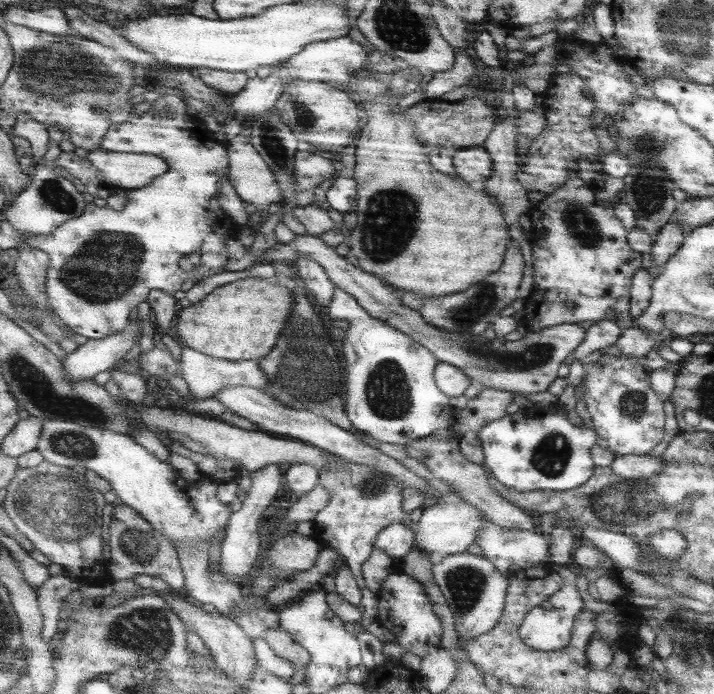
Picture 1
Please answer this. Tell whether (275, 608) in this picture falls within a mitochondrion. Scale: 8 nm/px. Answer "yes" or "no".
no

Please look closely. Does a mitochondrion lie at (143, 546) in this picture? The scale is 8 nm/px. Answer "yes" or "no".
yes

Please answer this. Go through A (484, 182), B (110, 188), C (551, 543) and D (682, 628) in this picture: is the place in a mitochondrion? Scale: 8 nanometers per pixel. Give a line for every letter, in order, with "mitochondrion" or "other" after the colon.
A: other
B: other
C: other
D: mitochondrion

